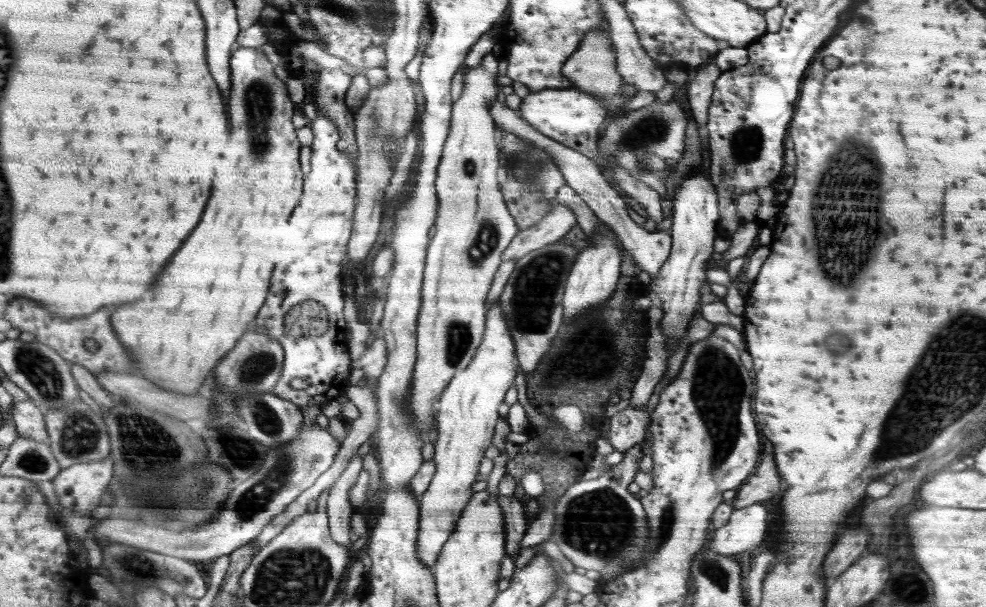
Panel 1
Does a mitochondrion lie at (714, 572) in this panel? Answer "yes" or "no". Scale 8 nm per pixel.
yes

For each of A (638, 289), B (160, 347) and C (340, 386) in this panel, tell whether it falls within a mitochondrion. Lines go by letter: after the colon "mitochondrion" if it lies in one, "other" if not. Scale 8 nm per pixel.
A: other
B: other
C: other

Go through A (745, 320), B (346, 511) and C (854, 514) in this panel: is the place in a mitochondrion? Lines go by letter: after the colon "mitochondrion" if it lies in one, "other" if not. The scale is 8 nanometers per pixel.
A: other
B: other
C: other

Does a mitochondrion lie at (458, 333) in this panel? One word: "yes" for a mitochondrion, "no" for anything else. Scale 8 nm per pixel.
yes

